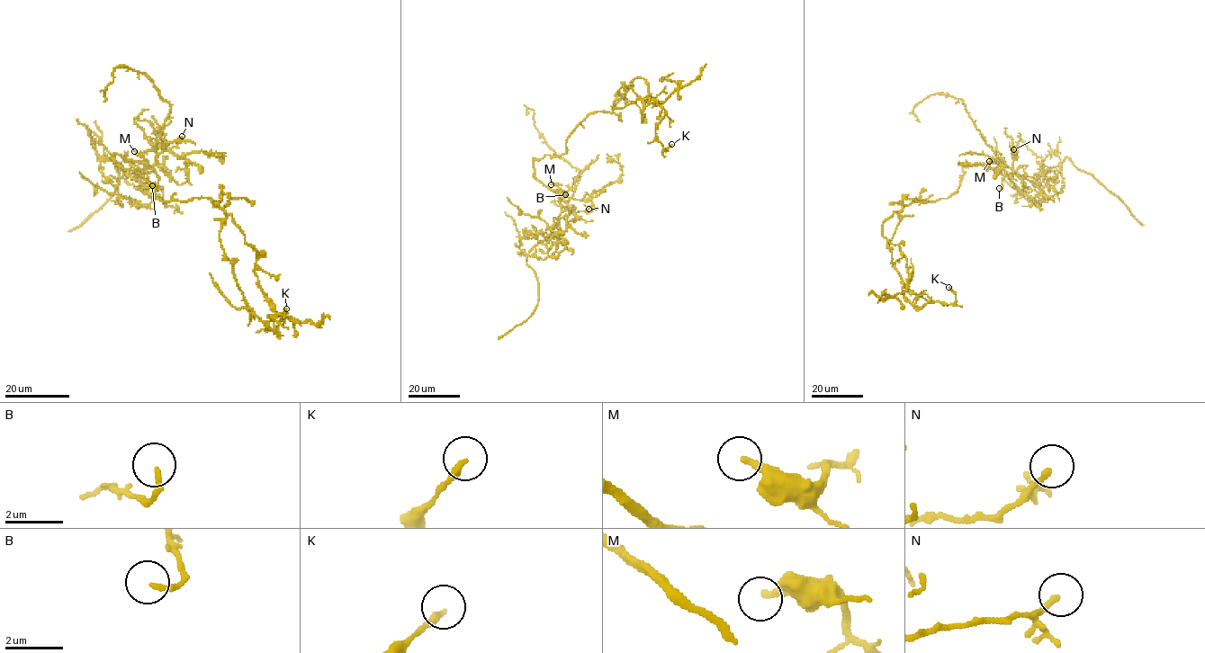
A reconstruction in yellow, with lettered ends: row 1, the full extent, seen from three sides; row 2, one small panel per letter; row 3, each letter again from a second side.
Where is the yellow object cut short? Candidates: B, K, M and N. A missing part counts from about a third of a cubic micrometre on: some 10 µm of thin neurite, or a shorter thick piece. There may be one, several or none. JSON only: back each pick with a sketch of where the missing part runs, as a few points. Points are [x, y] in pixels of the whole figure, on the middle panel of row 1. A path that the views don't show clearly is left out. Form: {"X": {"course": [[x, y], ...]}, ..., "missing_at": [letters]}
{"missing_at": []}

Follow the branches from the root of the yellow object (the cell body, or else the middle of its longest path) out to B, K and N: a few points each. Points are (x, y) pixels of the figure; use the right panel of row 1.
B: (960, 185), (963, 168), (984, 164), (1006, 175), (1002, 180), (1002, 188), (999, 188)
K: (960, 185), (947, 198), (905, 205), (888, 243), (902, 294), (914, 307), (953, 304), (948, 287)
N: (960, 185), (959, 176), (966, 166), (984, 164), (1002, 174), (1014, 174), (1012, 160), (1017, 154), (1013, 149)

